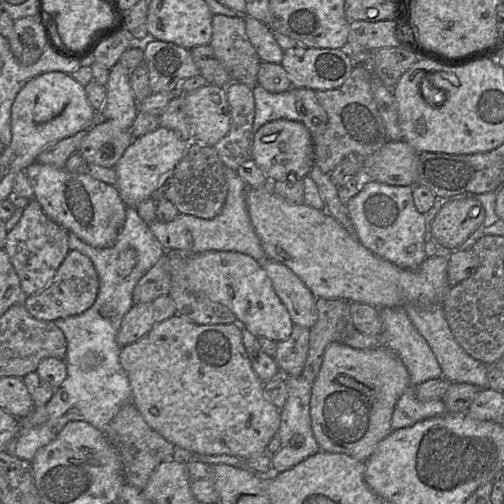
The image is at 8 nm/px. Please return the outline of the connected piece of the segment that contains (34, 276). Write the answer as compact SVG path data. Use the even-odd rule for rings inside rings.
M36 200L22 210L17 225L7 234L4 250L20 279L24 296L42 291L52 280L69 250L68 231L51 220Z

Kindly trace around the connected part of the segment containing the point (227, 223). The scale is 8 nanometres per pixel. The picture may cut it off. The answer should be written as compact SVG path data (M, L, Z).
M226 167L225 175L227 180L226 201L220 213L214 218L204 219L179 213L170 222L163 222L156 219L148 224L151 232L160 241L166 251L181 250L196 254L212 250L238 251L250 255L257 261L267 259L248 214L246 205L248 184L231 168Z

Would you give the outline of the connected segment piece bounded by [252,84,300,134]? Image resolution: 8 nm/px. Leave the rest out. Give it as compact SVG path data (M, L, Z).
M257 84L252 88L252 92L255 101L253 134L264 124L277 119L300 121L293 87L290 91L271 93Z

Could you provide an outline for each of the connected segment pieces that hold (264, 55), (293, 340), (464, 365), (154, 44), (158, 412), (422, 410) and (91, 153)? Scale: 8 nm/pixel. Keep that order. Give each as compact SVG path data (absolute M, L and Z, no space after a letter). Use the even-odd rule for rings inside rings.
M248 15L244 16L244 20L246 34L261 61L280 64L284 51L275 40L270 27Z
M295 325L287 340L277 342L273 356L280 372L299 376L303 370L310 341L310 328Z
M406 306L405 312L416 329L426 339L441 367L443 377L451 383L469 383L480 389L487 385L489 365L471 357L455 340L442 307L420 308Z
M149 38L143 50L152 93L178 93L182 81L199 74L189 49Z
M179 313L156 323L152 329L138 341L121 347L120 363L126 372L131 386L131 401L146 423L168 442L183 450L200 455L230 455L247 459L265 454L268 444L277 434L280 425L280 410L265 395L263 383L252 368L242 340L242 326L230 324L196 324Z
M409 385L398 399L391 419L392 430L410 427L419 421L447 412L442 399L420 401L415 388L415 385Z
M110 120L102 121L89 131L76 152L80 153L88 164L113 168L133 139L131 130L124 130Z

